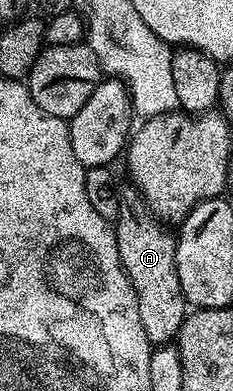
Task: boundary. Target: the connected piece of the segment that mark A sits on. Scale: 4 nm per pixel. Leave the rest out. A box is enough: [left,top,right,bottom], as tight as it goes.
[114,201,190,345]

